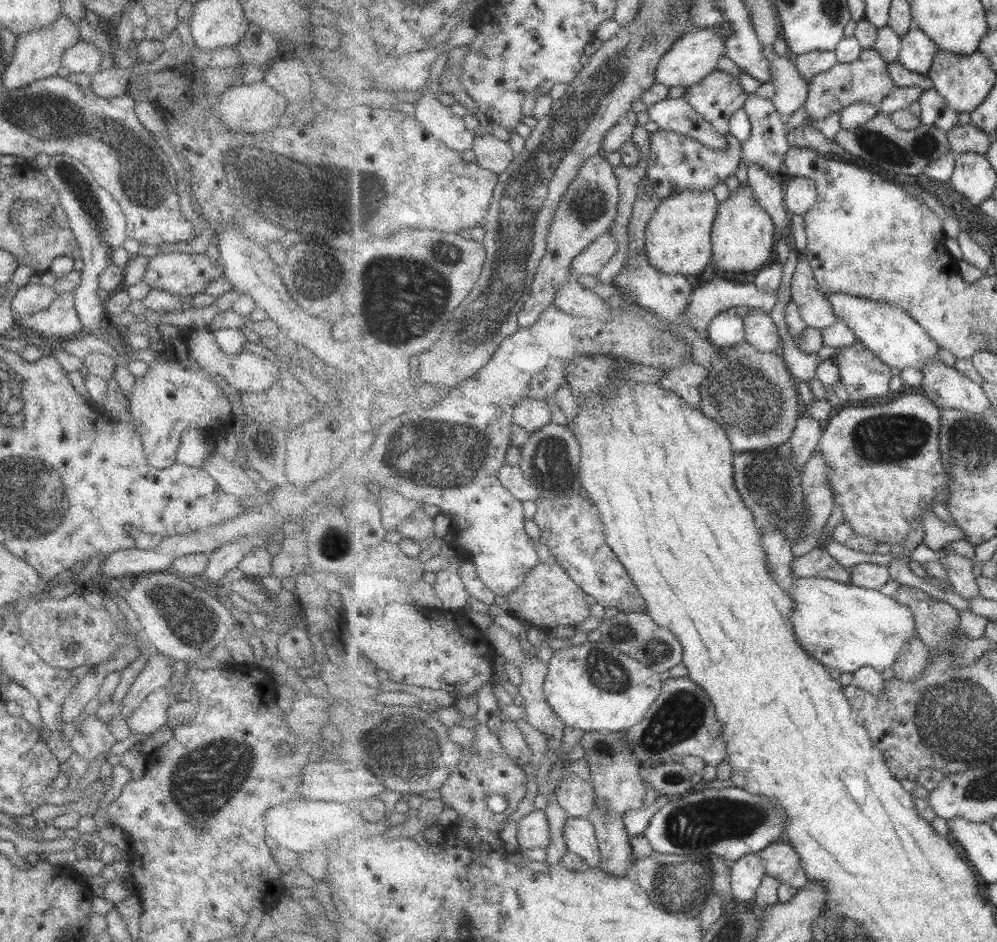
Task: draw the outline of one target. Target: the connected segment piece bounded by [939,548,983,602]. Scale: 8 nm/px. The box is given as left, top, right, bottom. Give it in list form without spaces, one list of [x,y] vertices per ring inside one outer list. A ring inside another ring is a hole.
[[[939,550],[940,563],[945,568],[947,576],[956,593],[967,600],[973,600],[975,596],[981,595],[977,585],[977,578],[973,576],[973,566],[975,560],[959,556],[959,554],[949,554],[947,550]]]

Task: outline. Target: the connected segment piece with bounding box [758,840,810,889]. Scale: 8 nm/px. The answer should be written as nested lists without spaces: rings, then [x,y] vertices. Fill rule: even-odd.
[[[788,841],[770,844],[758,854],[766,860],[766,874],[779,880],[781,884],[802,889],[810,881],[802,856]]]

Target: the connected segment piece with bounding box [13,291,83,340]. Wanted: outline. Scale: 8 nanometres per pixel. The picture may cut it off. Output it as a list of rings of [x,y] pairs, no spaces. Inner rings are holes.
[[[60,292],[60,296],[55,299],[47,308],[38,310],[37,312],[25,315],[23,317],[15,317],[13,321],[24,328],[29,328],[41,338],[50,340],[64,340],[68,338],[76,338],[83,335],[80,320],[74,309],[73,295],[70,292]]]

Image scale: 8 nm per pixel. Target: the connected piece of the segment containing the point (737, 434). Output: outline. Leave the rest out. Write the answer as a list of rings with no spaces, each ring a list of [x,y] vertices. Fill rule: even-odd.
[[[743,341],[735,346],[714,346],[714,355],[710,362],[706,379],[699,385],[701,393],[701,410],[726,428],[734,452],[755,451],[764,448],[778,447],[794,435],[799,419],[800,396],[798,382],[786,366],[782,352],[761,352],[757,347]]]

